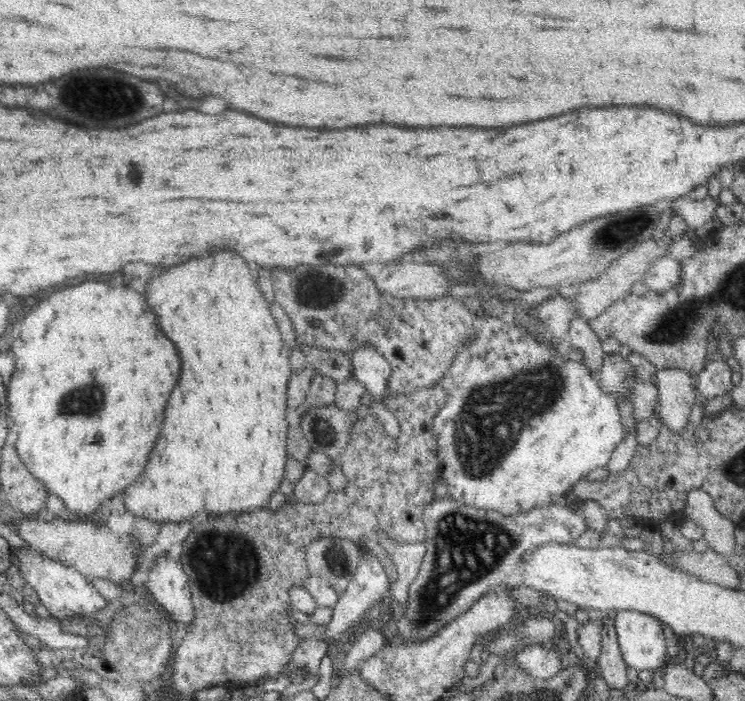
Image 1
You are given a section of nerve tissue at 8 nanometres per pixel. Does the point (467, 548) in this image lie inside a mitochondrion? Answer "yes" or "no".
yes

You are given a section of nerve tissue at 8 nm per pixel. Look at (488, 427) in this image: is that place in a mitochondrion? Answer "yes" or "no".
yes

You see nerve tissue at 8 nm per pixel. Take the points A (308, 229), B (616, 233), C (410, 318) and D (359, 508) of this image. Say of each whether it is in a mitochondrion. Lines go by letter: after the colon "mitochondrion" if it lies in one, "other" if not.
A: other
B: mitochondrion
C: other
D: other

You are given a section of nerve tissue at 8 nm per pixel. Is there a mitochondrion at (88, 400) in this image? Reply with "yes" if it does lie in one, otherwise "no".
yes

